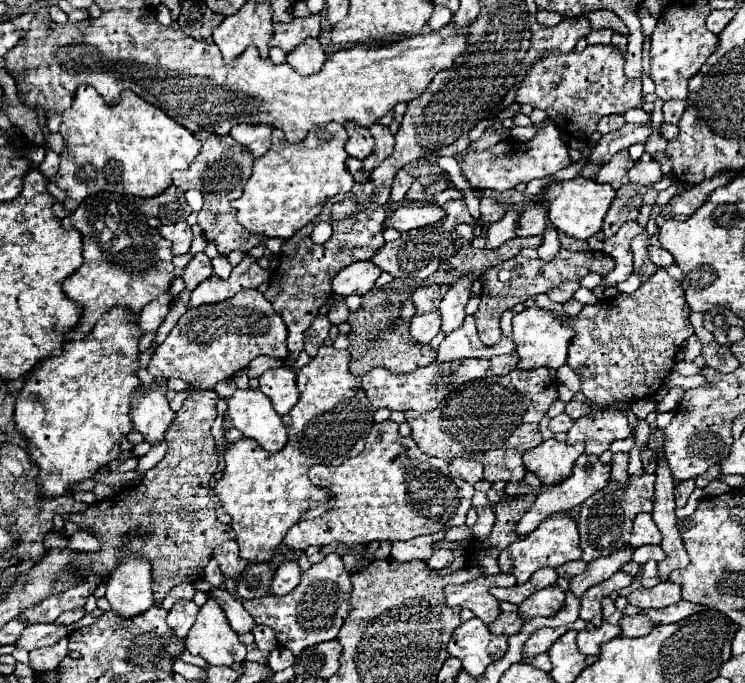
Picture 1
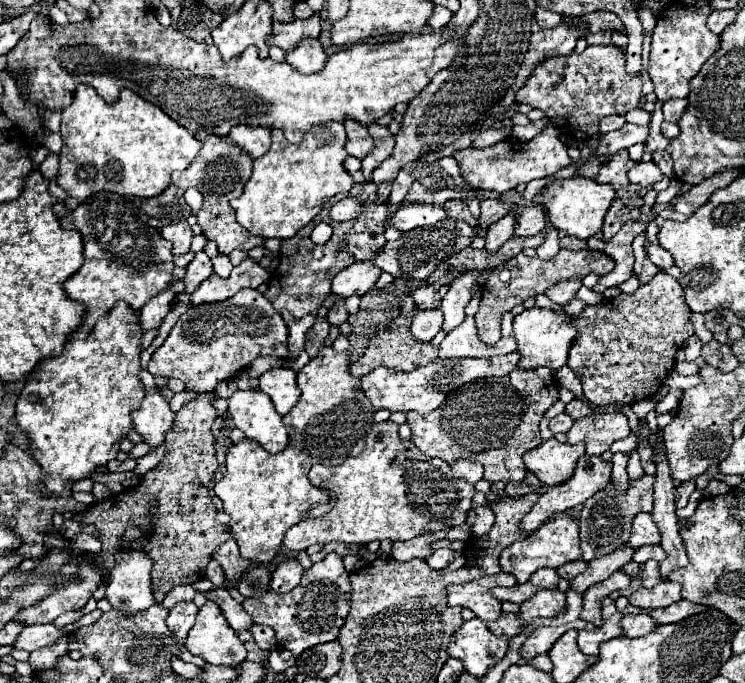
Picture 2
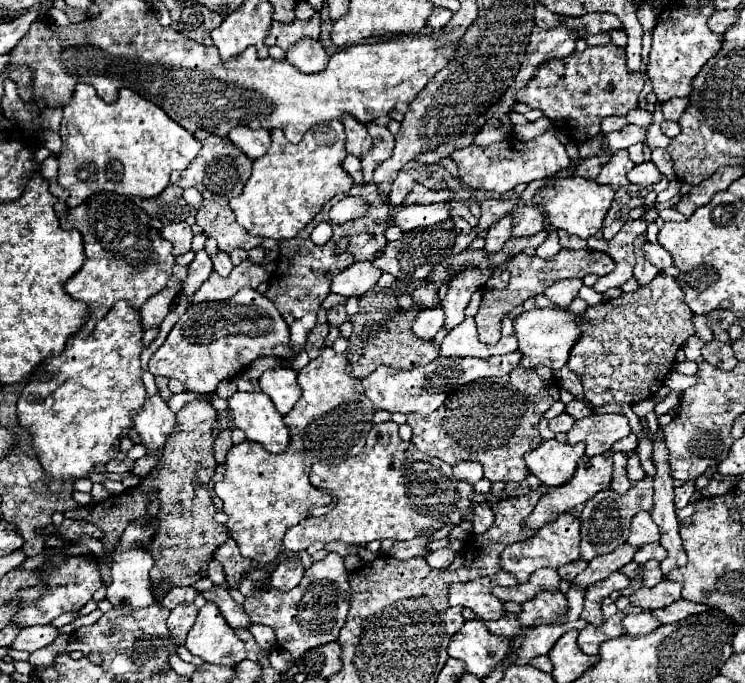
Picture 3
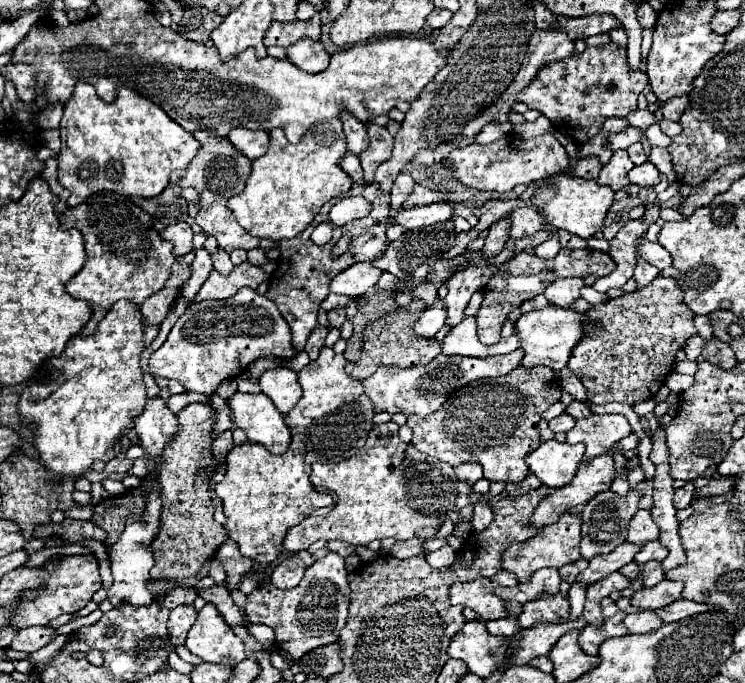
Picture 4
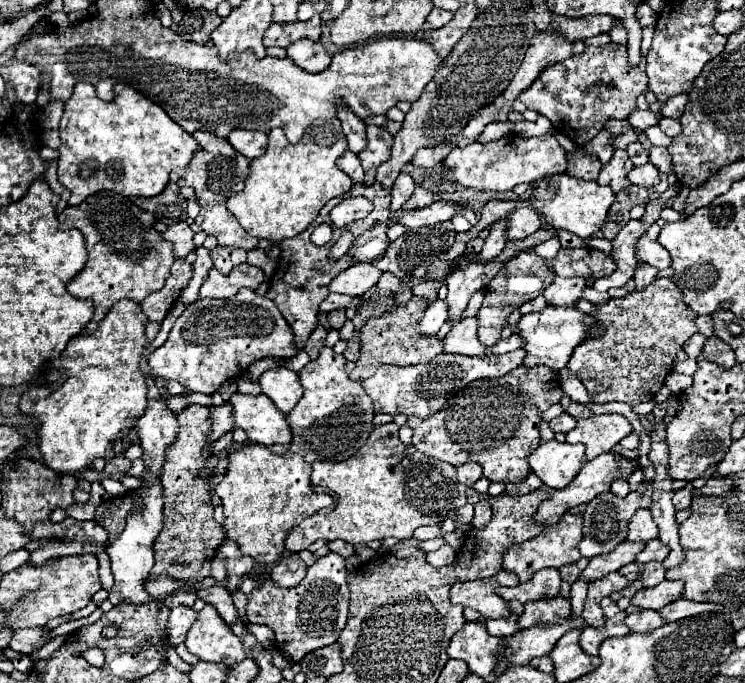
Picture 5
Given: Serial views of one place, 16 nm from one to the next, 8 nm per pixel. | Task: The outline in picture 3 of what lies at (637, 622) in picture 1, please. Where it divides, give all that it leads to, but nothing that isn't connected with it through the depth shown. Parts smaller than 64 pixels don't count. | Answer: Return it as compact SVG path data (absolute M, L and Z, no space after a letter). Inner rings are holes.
M640 612L640 614L628 614L622 620L626 634L628 636L640 636L640 634L648 634L650 628L658 628L660 622L650 614L650 612Z

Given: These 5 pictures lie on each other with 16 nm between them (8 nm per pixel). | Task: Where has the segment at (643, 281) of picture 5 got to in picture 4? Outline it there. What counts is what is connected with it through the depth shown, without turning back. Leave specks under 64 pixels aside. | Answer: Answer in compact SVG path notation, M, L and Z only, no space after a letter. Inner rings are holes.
M642 238L636 240L636 258L638 258L638 262L636 262L636 268L634 268L634 280L638 282L638 288L650 284L650 282L658 276L658 270L656 270L650 262L644 262L642 256L640 256L640 250L638 250L640 240L642 240Z

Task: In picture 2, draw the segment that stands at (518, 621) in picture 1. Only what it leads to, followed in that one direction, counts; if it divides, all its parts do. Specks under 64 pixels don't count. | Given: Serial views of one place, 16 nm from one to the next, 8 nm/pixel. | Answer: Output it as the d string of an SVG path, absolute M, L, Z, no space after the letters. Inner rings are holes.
M504 612L498 620L490 622L488 628L490 628L490 632L496 634L496 636L500 636L500 634L504 634L504 636L514 636L514 634L522 632L522 620L520 620L518 614L508 614L508 612Z

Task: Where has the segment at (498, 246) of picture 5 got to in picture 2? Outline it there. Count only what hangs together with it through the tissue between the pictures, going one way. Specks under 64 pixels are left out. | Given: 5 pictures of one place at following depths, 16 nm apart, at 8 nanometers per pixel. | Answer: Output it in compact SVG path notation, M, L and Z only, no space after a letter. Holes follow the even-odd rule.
M512 208L502 220L490 224L488 234L486 234L486 250L494 252L498 250L506 240L510 240L514 236L514 228L516 228L516 208Z

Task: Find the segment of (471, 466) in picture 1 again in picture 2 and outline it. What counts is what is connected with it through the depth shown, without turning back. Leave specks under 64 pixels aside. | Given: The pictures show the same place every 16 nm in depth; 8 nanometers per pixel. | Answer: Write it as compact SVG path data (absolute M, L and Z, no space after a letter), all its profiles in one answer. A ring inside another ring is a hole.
M456 460L454 464L450 464L450 468L454 478L464 479L470 484L475 484L483 478L483 466L472 460Z

